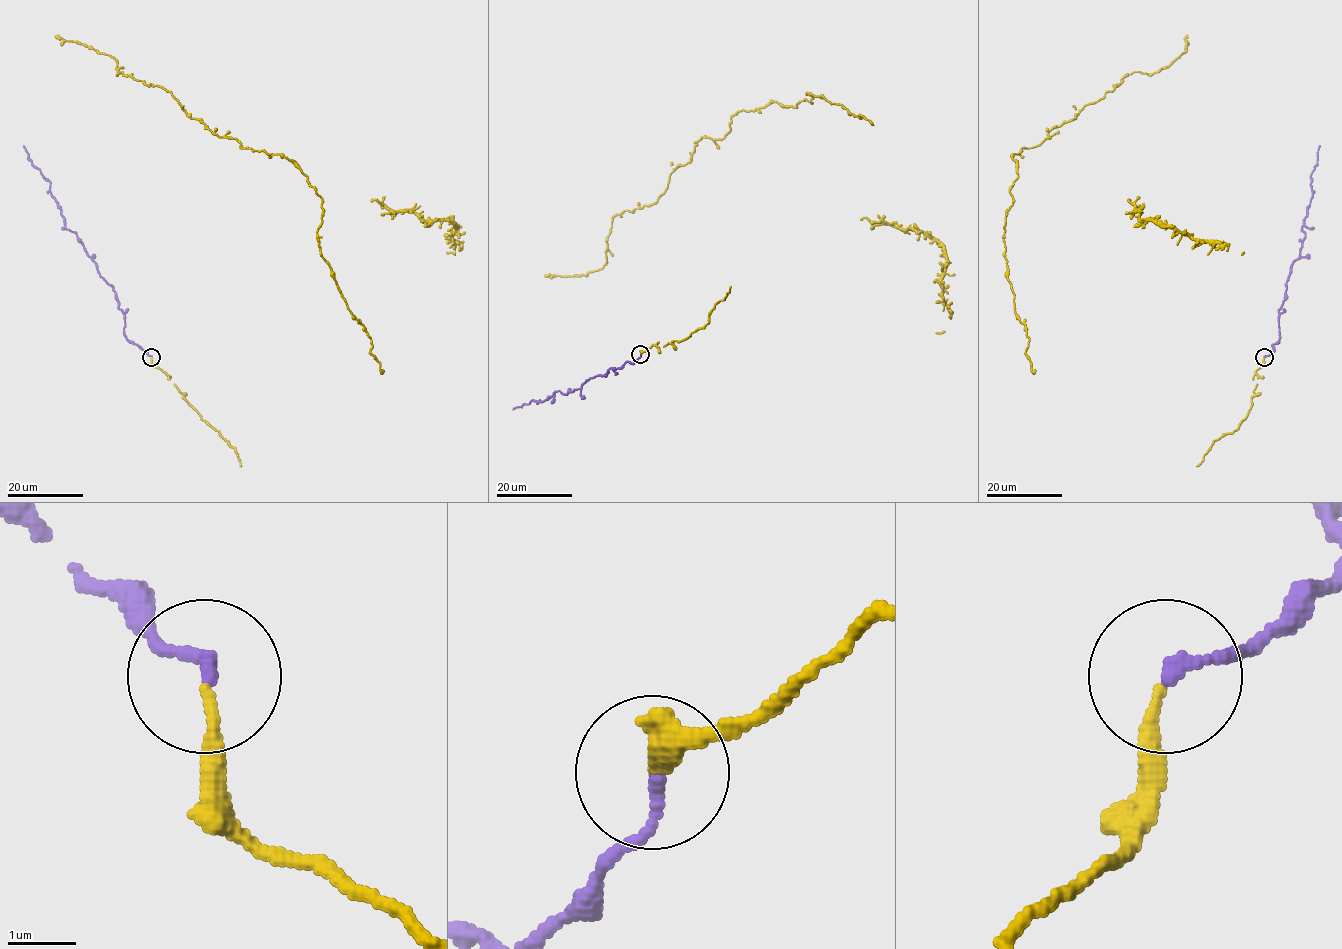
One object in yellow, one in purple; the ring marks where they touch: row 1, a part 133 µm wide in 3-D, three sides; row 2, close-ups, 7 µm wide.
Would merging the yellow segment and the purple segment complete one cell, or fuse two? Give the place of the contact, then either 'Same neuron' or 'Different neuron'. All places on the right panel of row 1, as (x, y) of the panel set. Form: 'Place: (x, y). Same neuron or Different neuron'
Place: (1264, 357). Same neuron

